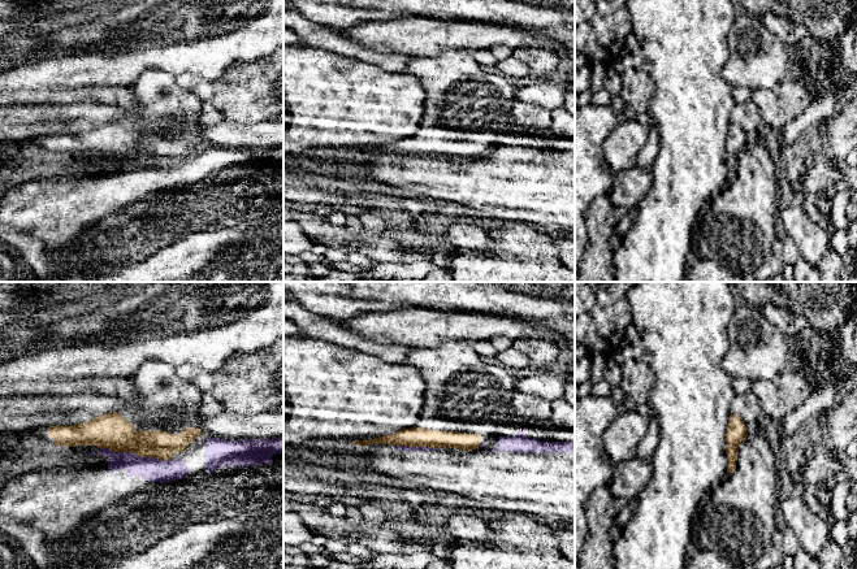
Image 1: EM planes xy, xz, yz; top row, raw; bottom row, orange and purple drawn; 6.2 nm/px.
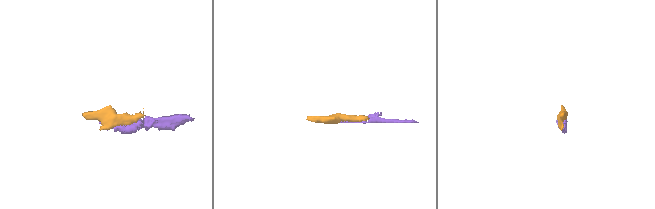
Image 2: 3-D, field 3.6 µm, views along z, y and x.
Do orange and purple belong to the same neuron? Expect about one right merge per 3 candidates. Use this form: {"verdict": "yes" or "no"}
{"verdict": "no"}

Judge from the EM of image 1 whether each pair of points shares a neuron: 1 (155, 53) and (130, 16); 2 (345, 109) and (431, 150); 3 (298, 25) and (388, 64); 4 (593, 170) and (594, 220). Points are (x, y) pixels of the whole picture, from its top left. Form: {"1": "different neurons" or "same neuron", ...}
{"1": "same neuron", "2": "different neurons", "3": "same neuron", "4": "different neurons"}

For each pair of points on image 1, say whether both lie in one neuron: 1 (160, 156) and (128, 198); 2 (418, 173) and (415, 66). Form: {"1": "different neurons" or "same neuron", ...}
{"1": "different neurons", "2": "different neurons"}

